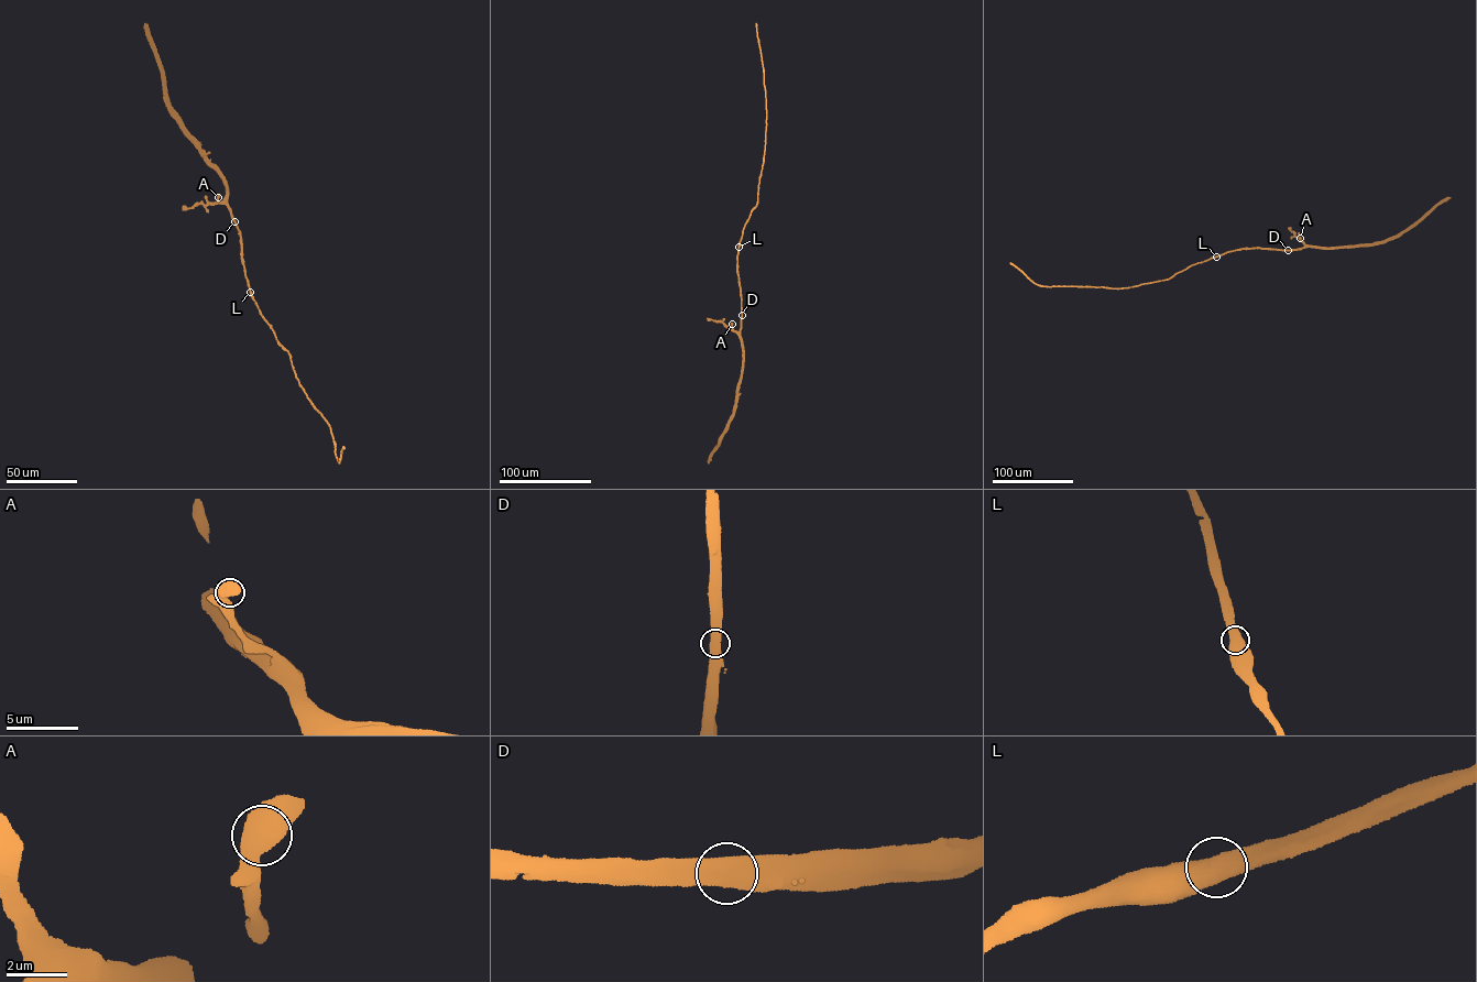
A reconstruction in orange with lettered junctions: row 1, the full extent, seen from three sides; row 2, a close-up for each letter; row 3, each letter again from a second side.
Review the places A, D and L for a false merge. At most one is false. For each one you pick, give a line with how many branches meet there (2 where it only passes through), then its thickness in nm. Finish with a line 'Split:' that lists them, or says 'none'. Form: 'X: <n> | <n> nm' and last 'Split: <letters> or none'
Split: none

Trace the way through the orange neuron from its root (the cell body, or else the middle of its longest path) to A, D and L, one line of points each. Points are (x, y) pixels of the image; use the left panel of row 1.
A: (166, 101), (207, 163), (223, 178), (227, 198), (221, 203), (218, 197)
D: (166, 101), (207, 163), (223, 178), (234, 221)
L: (166, 101), (207, 163), (223, 178), (227, 202), (241, 239), (250, 292)

